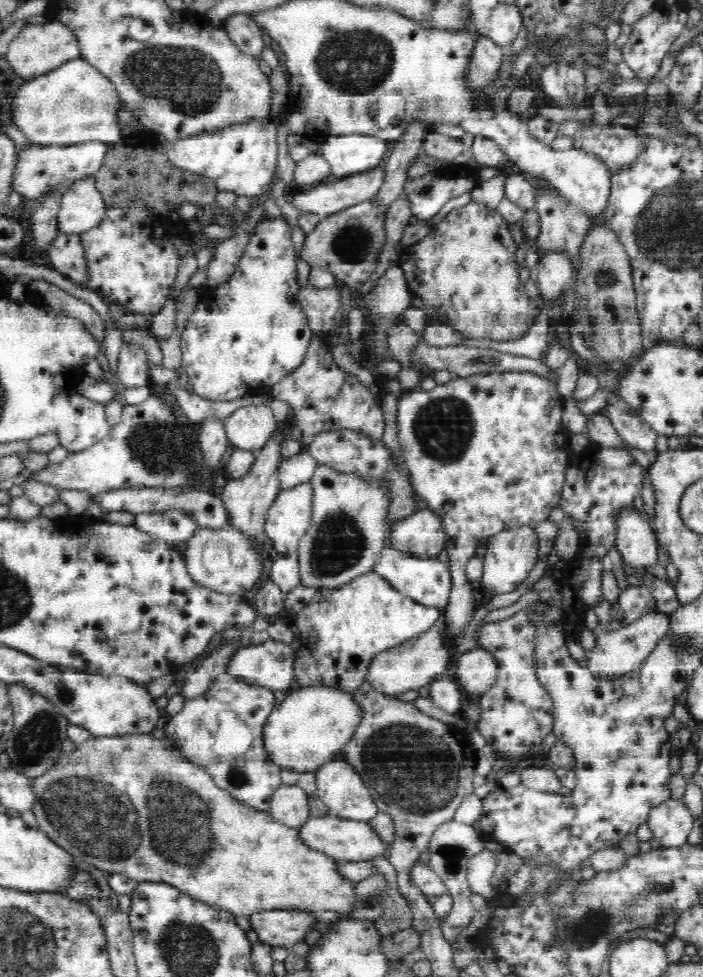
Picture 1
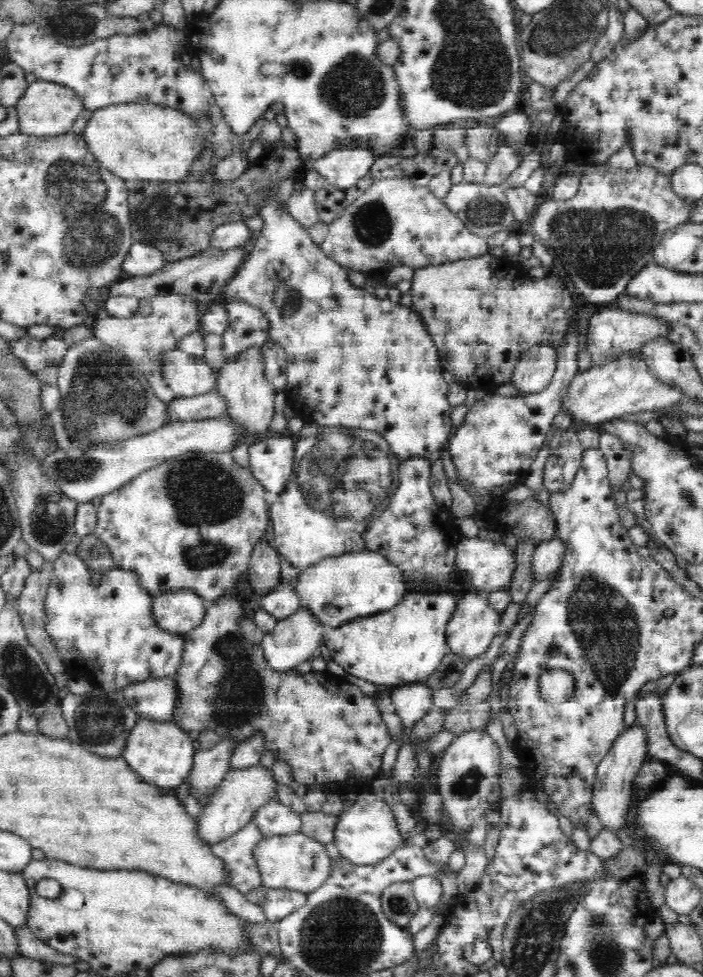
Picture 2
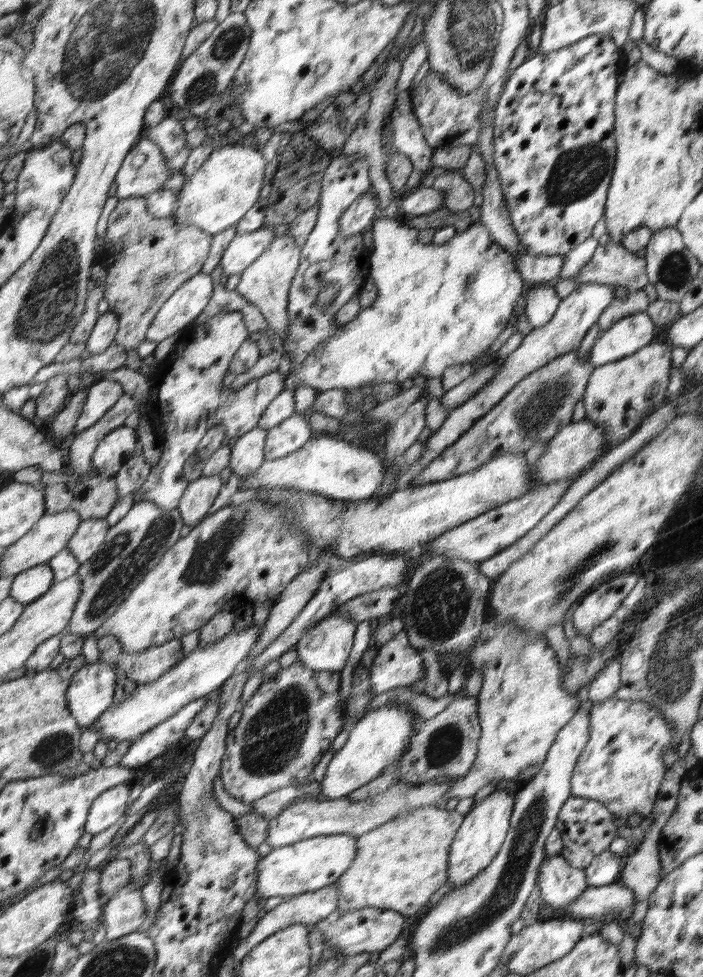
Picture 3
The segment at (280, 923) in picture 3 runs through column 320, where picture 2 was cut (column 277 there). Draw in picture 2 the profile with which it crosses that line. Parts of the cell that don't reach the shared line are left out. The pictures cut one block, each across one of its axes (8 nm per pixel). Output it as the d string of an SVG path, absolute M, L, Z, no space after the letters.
M267 889L265 900L261 904L267 920L276 922L292 914L306 902L307 893L290 889Z

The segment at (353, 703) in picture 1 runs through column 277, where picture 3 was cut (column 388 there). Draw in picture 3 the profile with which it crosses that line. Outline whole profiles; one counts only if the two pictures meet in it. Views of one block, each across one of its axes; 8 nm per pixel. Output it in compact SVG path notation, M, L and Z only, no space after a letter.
M382 705L366 713L351 729L346 743L336 749L330 759L326 773L318 783L321 787L321 799L340 799L348 796L354 790L374 780L388 764L398 759L404 751L404 745L410 742L412 736L411 718L413 718L411 712L404 712L404 708L398 708L398 705Z

